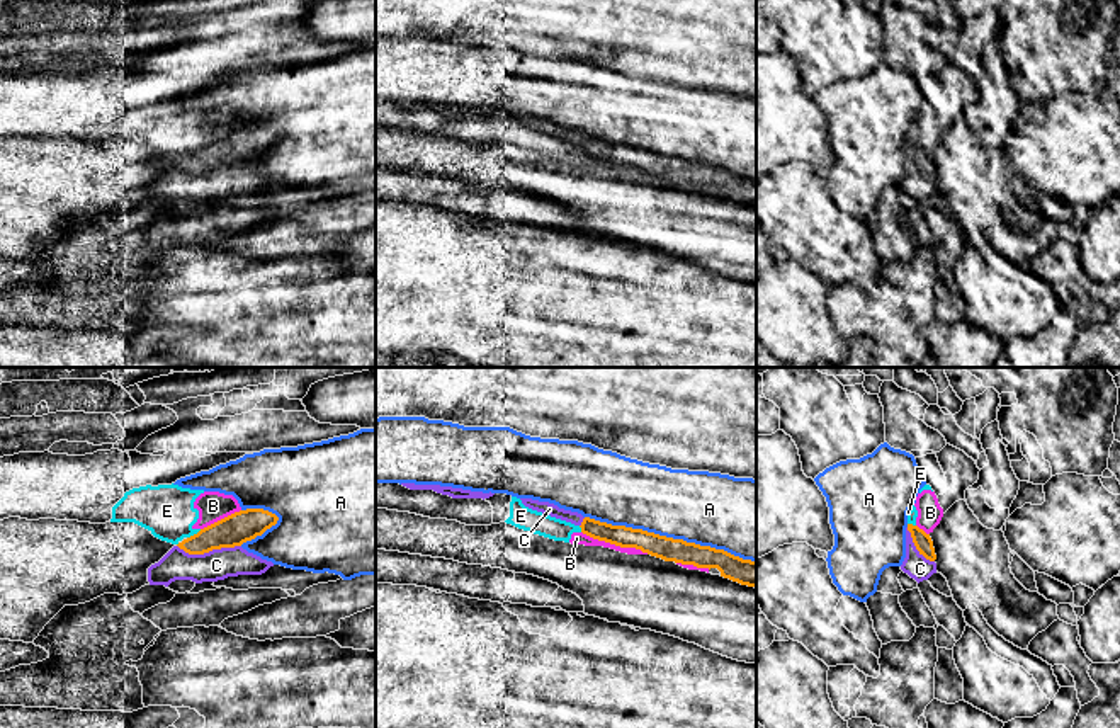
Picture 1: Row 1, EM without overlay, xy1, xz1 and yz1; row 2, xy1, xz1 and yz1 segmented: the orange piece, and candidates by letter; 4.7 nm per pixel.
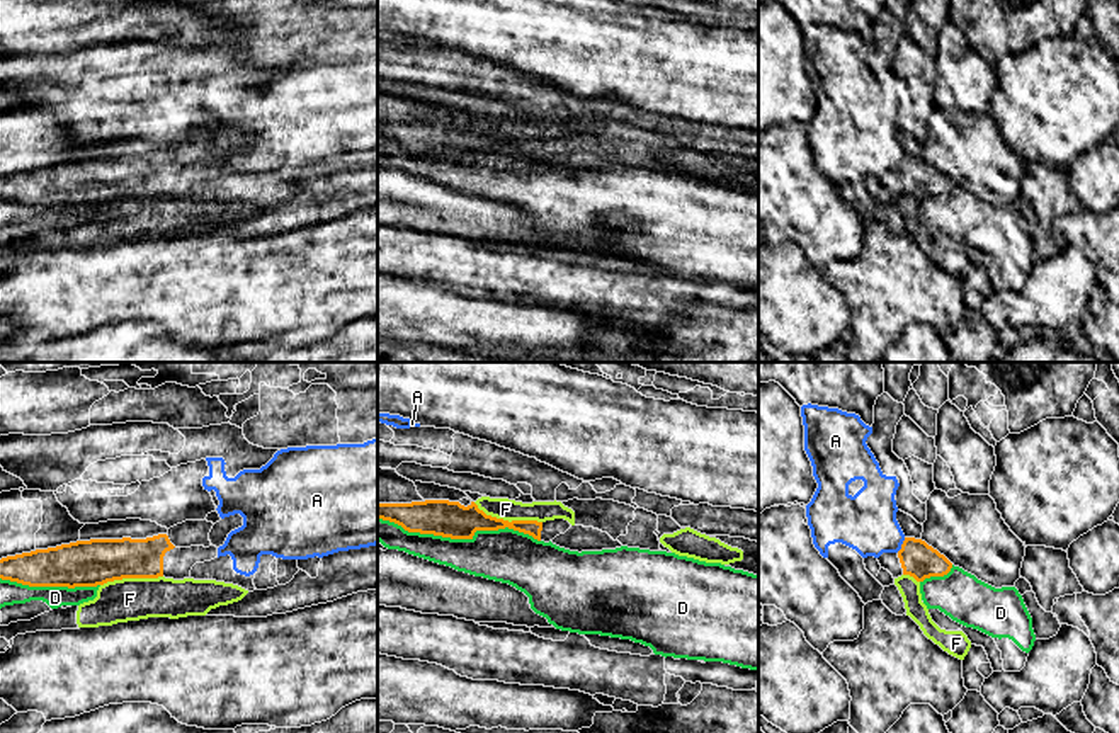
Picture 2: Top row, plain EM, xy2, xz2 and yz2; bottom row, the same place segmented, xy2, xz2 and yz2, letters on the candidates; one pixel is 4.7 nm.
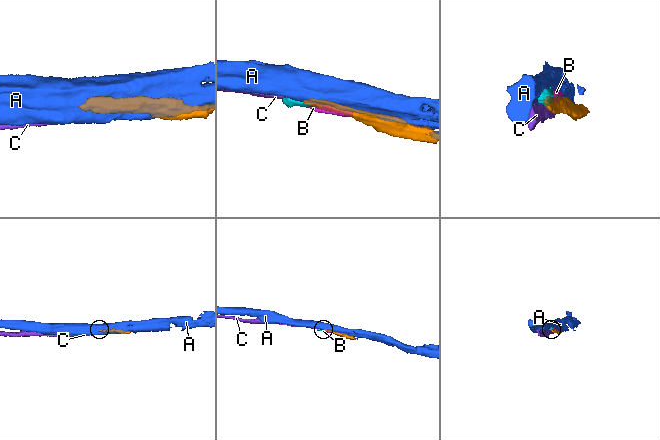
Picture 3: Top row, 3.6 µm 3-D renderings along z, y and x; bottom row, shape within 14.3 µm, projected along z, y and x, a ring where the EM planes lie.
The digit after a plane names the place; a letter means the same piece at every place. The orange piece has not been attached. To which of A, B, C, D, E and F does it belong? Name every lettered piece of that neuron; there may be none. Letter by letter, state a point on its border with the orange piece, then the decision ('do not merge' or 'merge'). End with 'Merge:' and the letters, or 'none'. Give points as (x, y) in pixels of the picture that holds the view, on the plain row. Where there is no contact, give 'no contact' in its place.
A: contact xz1 (670, 157); do not merge
B: contact xz1 (616, 164); do not merge
C: contact xy1 (209, 169); merge
D: contact xz2 (460, 157); do not merge
E: contact xy1 (194, 153); do not merge
F: contact xz2 (507, 140); do not merge
Merge: C

